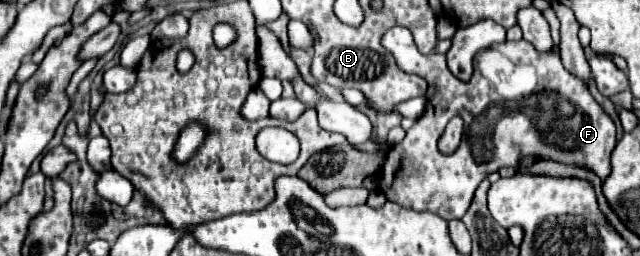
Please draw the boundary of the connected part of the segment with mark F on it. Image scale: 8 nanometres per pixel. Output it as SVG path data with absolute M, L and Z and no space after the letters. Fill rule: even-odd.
M404 26L390 28L382 38L382 46L394 54L404 72L420 74L430 84L438 86L438 94L428 100L426 112L406 132L406 138L394 144L386 154L378 176L378 188L384 192L386 200L412 210L434 212L444 220L462 218L474 198L474 190L490 172L502 166L516 168L522 156L534 152L540 158L586 166L602 180L610 174L616 124L594 100L588 86L564 70L556 48L538 52L524 38L504 40L480 50L470 82L462 82L450 74L446 54L420 54L410 30ZM452 112L464 118L464 134L454 154L442 154L438 140Z

